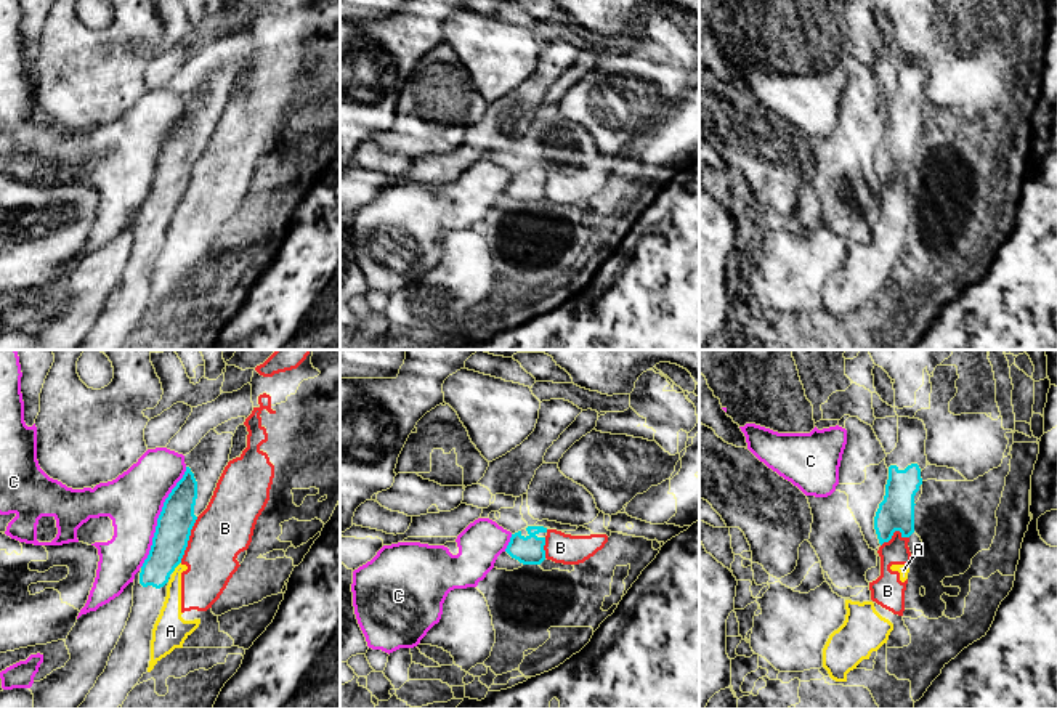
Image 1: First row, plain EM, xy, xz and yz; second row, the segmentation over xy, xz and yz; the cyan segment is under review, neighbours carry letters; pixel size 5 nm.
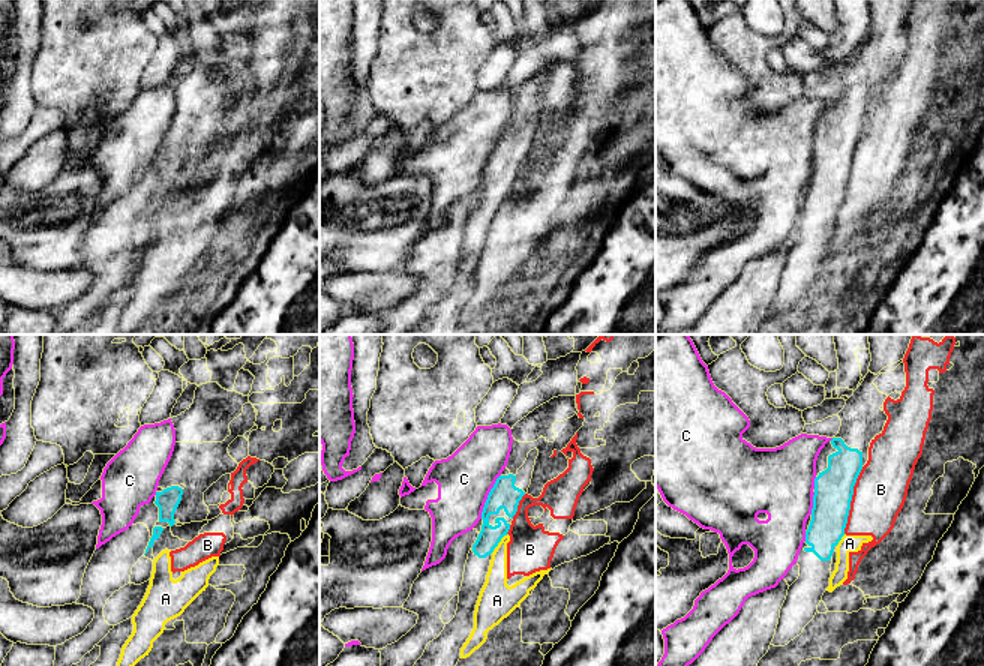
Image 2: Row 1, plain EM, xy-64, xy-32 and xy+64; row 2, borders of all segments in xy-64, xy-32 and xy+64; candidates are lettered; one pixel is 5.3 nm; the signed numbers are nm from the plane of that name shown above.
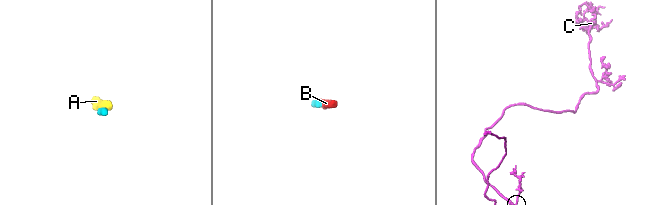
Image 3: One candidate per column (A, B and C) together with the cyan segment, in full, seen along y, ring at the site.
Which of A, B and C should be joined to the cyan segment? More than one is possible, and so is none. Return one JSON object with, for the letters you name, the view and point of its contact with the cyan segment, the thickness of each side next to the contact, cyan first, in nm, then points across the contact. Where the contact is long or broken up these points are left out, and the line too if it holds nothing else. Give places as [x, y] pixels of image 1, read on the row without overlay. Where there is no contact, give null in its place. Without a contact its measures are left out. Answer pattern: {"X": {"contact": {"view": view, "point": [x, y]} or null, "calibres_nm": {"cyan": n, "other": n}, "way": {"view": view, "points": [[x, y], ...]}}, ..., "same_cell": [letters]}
{"same_cell": []}

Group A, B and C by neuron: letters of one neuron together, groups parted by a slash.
A B / C

